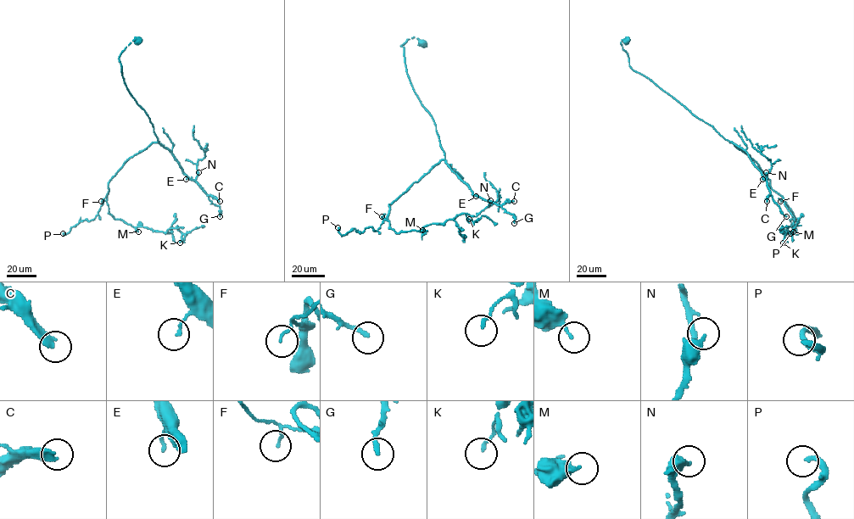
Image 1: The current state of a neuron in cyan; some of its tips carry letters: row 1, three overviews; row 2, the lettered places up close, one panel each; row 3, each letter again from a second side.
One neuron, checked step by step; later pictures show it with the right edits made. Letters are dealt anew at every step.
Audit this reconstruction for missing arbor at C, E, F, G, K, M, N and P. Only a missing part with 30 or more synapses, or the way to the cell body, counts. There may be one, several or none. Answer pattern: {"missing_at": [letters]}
{"missing_at": ["C", "P"]}

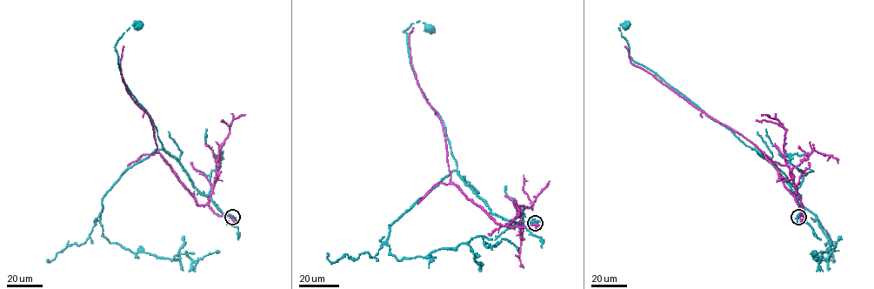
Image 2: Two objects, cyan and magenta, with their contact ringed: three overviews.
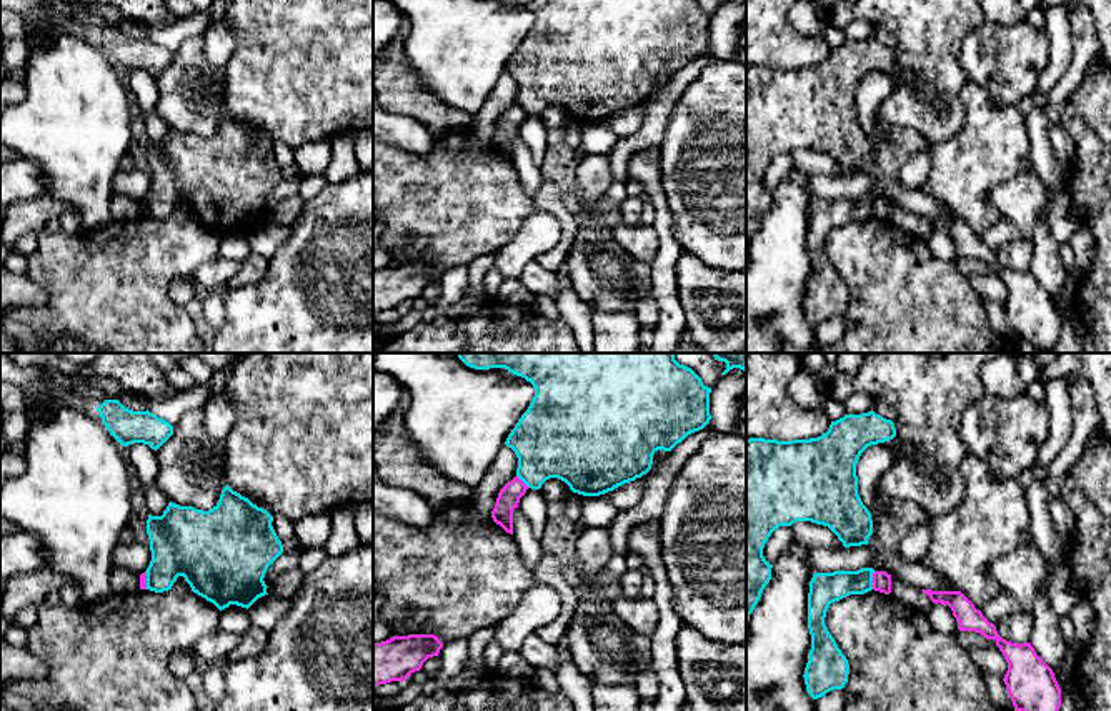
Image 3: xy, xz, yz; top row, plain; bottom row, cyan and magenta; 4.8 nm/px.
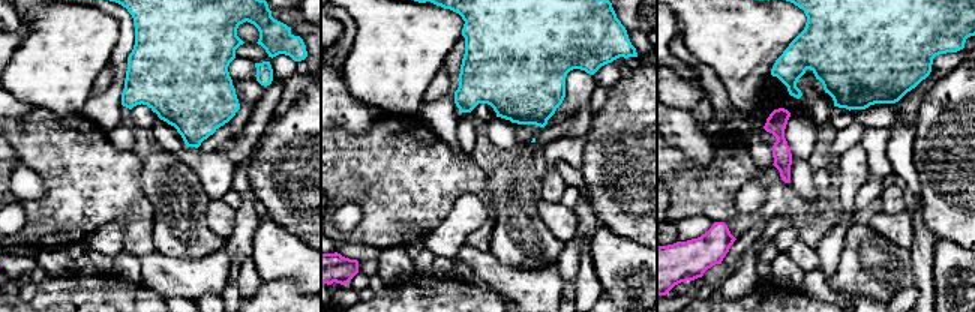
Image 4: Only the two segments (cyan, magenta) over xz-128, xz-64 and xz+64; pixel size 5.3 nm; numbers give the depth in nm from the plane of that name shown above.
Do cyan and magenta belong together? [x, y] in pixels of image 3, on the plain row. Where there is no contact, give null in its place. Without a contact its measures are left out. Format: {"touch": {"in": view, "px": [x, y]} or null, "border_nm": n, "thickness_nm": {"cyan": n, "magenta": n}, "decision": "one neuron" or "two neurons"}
{"touch": {"in": "yz", "px": [871, 207]}, "border_nm": 90, "thickness_nm": {"cyan": 160, "magenta": 100}, "decision": "two neurons"}

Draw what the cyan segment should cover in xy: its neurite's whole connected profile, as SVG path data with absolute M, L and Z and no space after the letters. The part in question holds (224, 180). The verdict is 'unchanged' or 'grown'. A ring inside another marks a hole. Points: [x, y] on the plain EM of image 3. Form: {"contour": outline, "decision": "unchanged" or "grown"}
{"contour": "M222 117L218 130L208 137L168 130L162 143L148 142L147 162L152 188L145 198L147 216L163 220L183 203L192 218L213 230L220 238L230 231L250 235L268 221L263 208L268 193L283 180L273 153L273 143L233 118Z", "decision": "unchanged"}

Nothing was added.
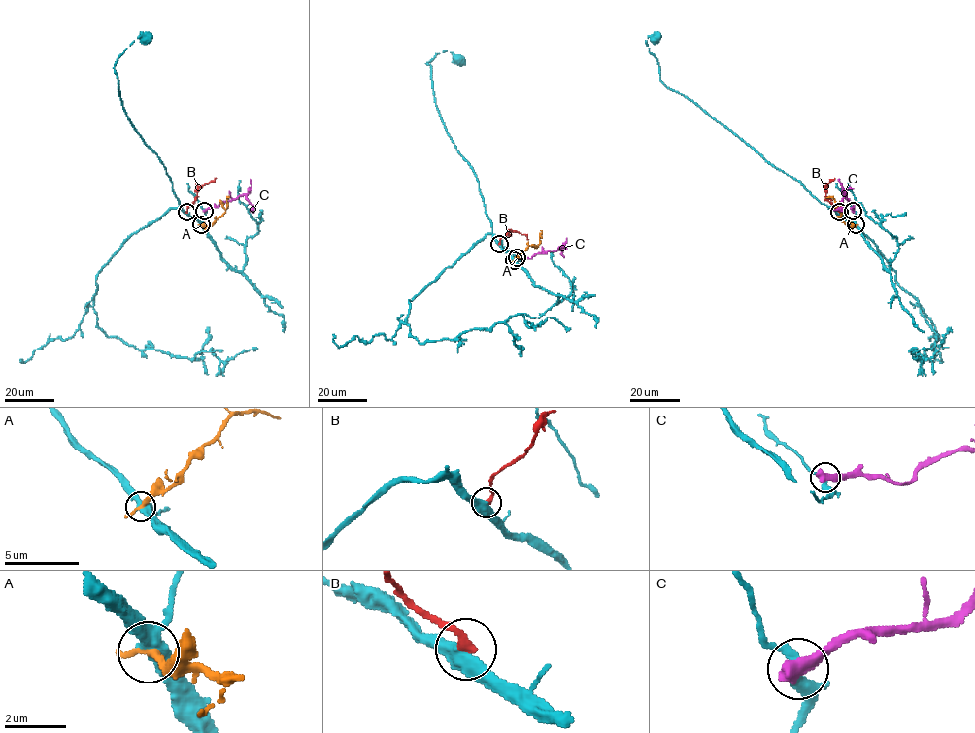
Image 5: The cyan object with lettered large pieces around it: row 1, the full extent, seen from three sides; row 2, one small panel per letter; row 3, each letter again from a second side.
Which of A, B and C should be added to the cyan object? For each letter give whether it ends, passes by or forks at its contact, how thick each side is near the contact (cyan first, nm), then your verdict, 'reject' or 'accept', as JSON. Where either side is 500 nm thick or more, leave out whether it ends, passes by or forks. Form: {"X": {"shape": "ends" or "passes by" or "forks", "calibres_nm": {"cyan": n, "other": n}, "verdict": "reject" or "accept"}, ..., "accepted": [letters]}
{"A": {"shape": "ends", "calibres_nm": {"cyan": 360, "other": 340}, "verdict": "reject"}, "B": {"calibres_nm": {"cyan": 500, "other": 320}, "verdict": "reject"}, "C": {"calibres_nm": {"cyan": 320, "other": 550}, "verdict": "reject"}, "accepted": []}

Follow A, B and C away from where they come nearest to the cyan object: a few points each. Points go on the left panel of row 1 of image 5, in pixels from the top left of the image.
A: (201, 224), (210, 226), (225, 212), (228, 198)
B: (186, 212), (198, 188), (215, 178)
C: (205, 211), (244, 194), (254, 210)

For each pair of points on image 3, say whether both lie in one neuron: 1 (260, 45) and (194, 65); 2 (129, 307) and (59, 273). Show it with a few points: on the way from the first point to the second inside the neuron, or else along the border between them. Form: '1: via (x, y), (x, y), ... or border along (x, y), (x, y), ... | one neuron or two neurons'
1: border along (222, 70), (224, 105), (227, 109) | two neurons
2: via (112, 297), (97, 282), (75, 273) | one neuron

